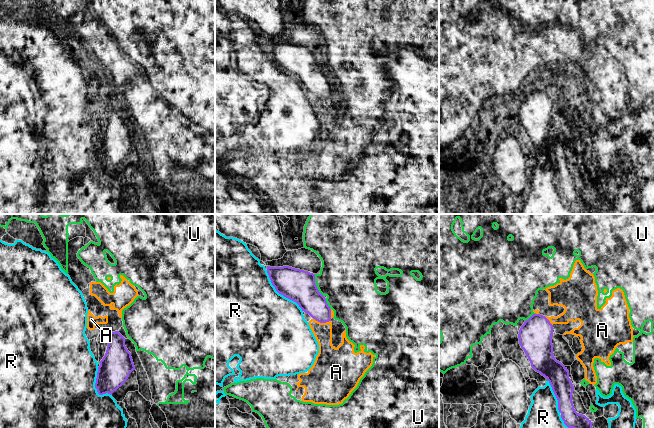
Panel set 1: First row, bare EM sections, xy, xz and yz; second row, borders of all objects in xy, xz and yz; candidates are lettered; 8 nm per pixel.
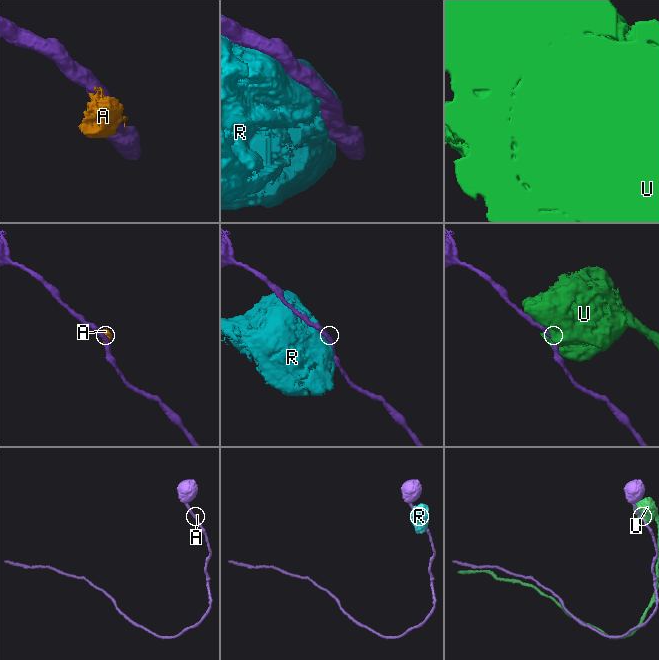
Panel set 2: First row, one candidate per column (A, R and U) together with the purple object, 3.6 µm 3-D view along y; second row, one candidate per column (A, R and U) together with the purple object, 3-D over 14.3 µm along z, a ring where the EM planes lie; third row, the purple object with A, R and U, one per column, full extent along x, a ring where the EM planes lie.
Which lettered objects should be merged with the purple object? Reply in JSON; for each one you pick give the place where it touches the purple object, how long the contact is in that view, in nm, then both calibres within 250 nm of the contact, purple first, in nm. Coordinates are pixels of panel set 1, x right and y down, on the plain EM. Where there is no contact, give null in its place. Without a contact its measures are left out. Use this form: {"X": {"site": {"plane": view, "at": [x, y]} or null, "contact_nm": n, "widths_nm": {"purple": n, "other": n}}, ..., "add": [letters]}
{"add": []}

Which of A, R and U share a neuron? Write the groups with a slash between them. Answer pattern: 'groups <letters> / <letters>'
groups A U / R

